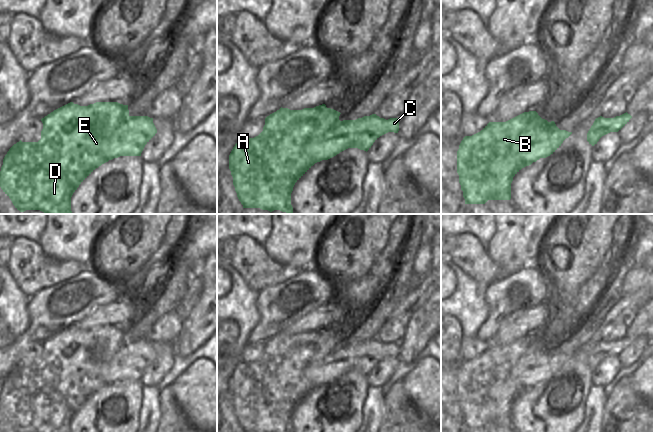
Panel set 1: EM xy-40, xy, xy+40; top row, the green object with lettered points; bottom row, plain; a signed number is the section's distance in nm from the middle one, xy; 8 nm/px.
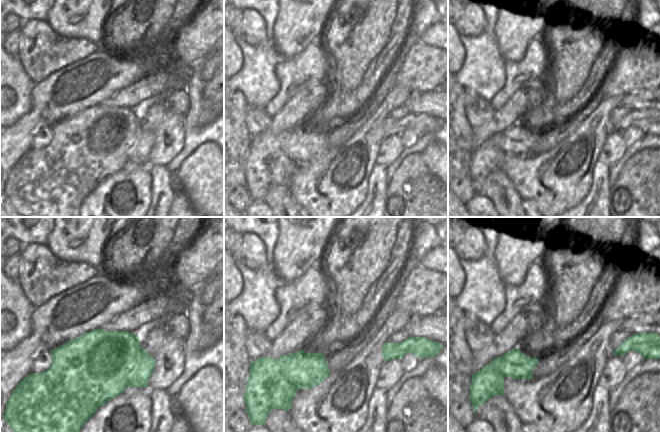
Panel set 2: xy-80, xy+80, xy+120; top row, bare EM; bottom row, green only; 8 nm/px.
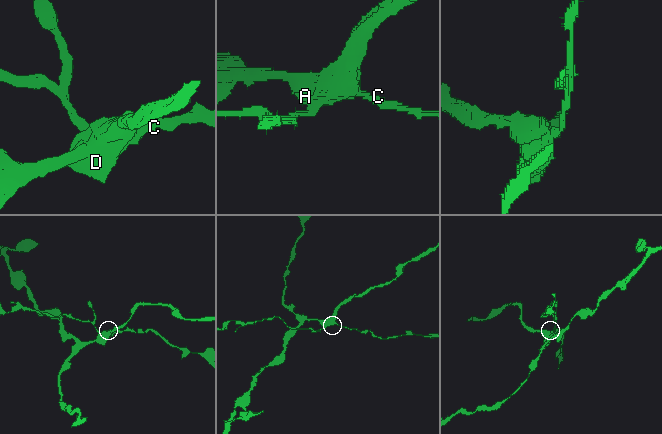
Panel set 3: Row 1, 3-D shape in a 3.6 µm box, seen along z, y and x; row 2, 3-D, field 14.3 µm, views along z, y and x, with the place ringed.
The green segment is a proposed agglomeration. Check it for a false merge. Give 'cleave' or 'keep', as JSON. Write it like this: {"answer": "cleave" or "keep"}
{"answer": "cleave"}

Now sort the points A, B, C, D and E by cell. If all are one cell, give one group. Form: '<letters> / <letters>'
A B D E / C

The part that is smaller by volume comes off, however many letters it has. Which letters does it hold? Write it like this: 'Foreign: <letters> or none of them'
Foreign: C.

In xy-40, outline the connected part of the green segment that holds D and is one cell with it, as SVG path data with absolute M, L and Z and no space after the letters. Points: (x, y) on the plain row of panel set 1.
M70 326L41 343L43 353L38 366L14 368L3 383L0 411L15 432L71 432L71 421L79 409L99 390L108 386L105 369L124 344L129 341L128 329L118 326L96 326L80 330Z

